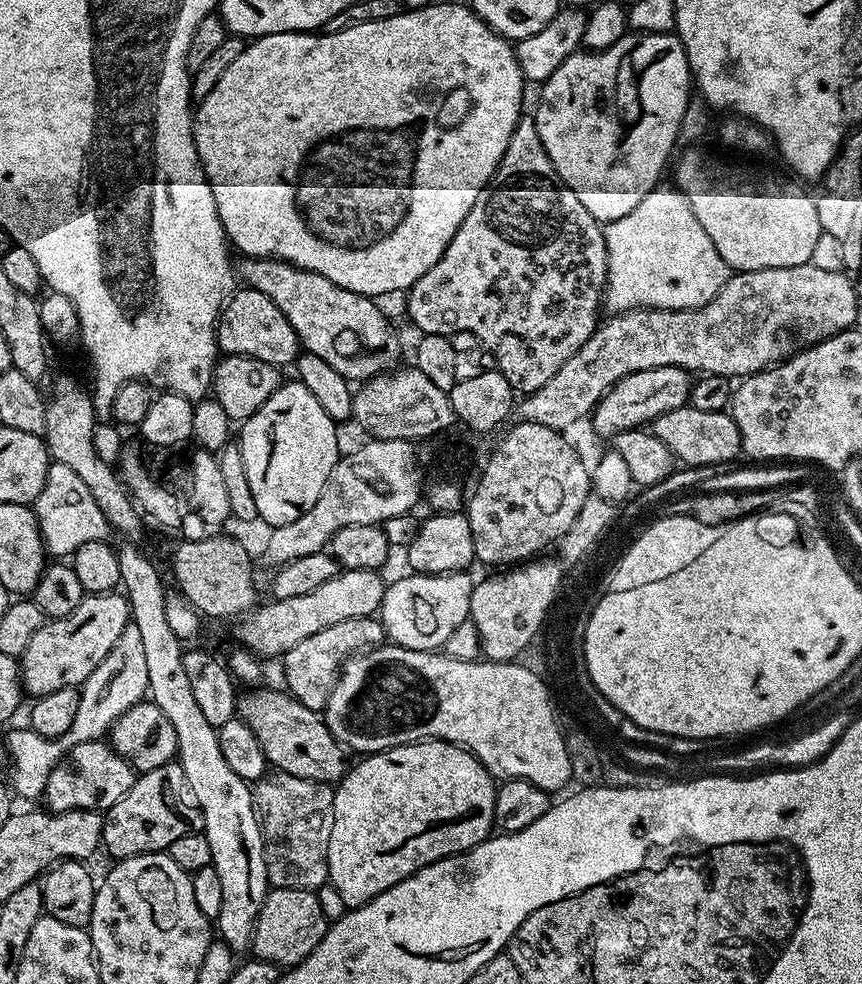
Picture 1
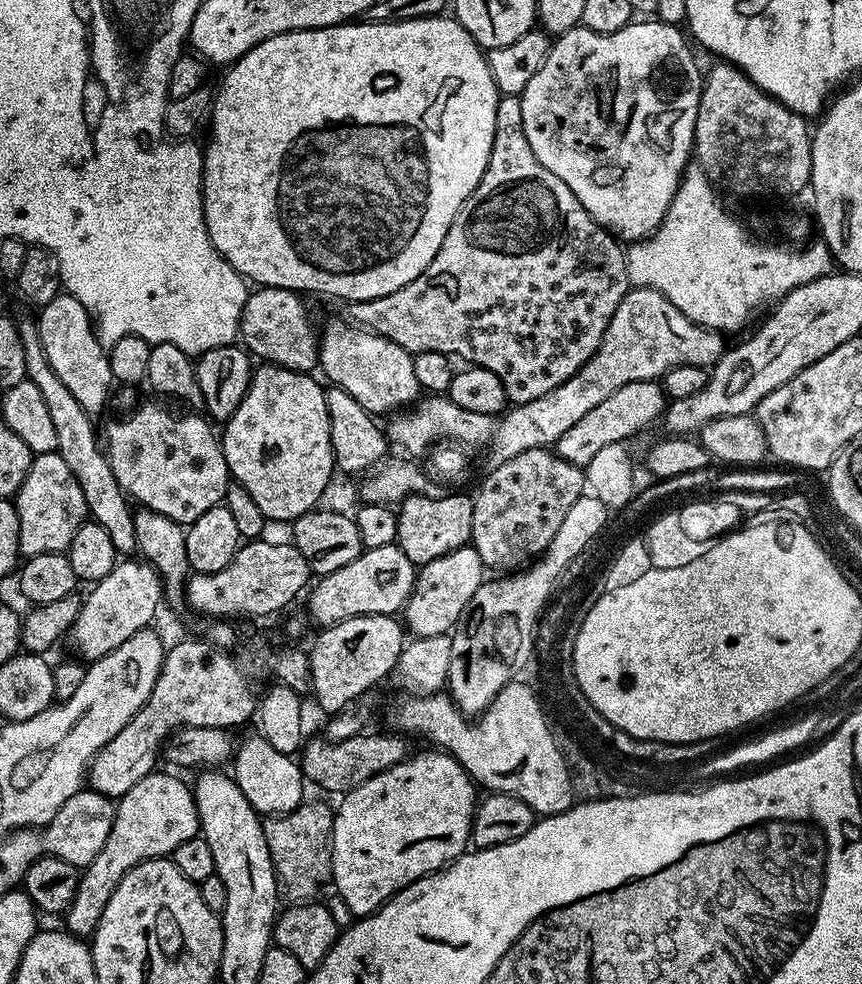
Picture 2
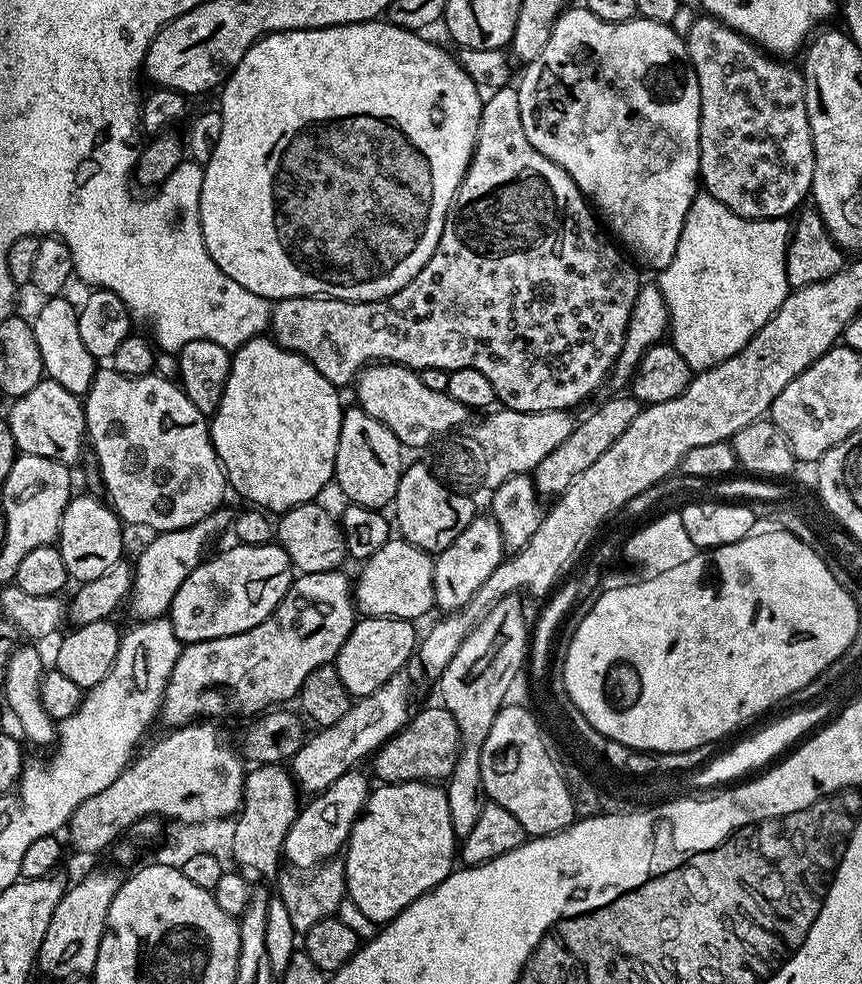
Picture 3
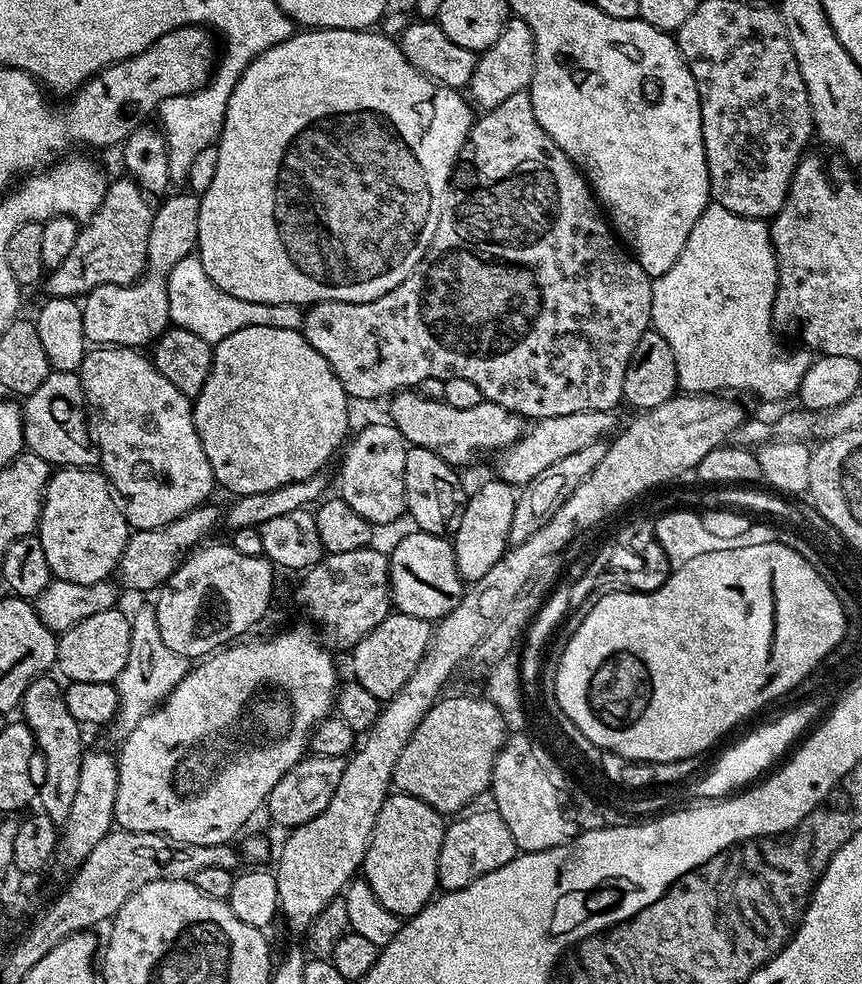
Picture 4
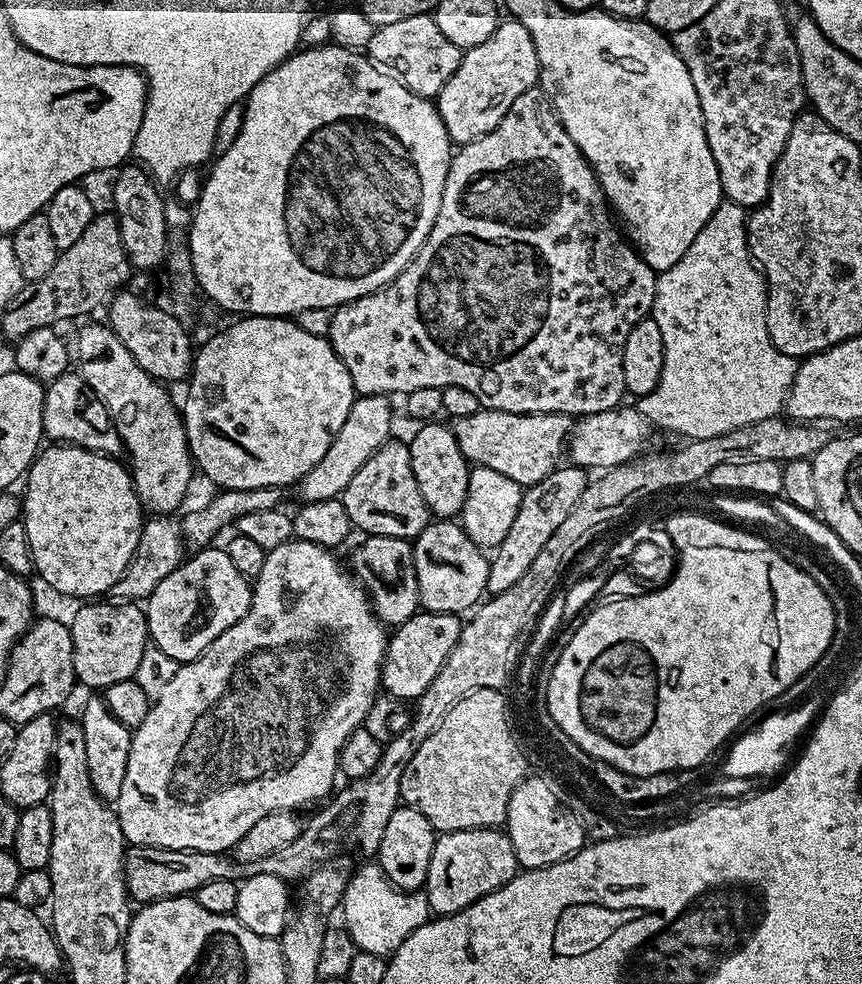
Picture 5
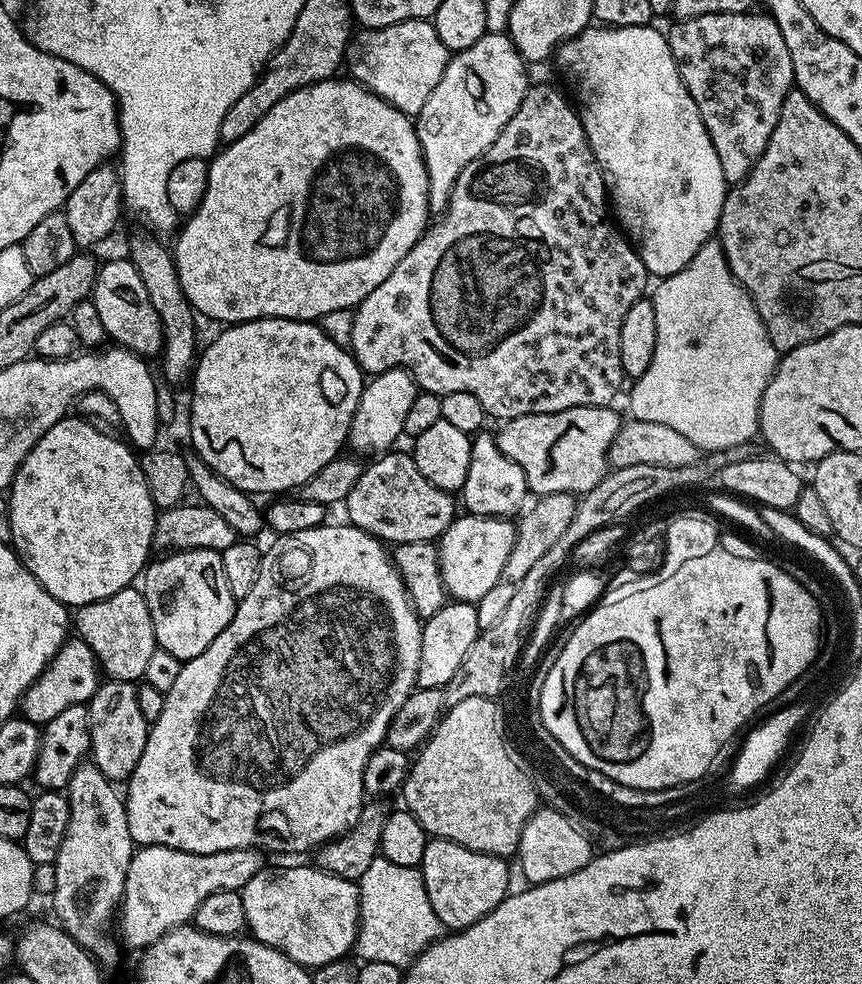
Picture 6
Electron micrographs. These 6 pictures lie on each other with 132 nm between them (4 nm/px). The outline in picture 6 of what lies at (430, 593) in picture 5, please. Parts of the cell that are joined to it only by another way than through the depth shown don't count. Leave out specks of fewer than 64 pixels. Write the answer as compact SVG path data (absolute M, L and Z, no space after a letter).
M457 515L438 541L444 591L453 601L475 602L498 582L510 550L514 550L516 524L498 516Z

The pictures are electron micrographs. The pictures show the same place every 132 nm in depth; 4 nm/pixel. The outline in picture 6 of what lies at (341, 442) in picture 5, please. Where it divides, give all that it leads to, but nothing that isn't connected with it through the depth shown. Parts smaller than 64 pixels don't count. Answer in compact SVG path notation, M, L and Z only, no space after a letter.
M391 368L371 377L358 398L358 406L350 422L347 447L356 454L361 454L360 452L383 454L389 451L395 445L392 443L404 436L406 414L414 403L417 391L416 380L404 368Z

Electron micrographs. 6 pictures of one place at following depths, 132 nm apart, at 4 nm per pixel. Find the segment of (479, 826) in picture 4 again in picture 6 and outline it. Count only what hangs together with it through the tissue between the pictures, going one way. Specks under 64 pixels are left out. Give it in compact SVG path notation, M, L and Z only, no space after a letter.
M429 839L419 869L426 886L426 898L430 898L430 906L434 906L434 914L438 914L441 925L448 930L459 930L486 918L486 914L509 895L508 864L503 856L466 850L466 846L458 846L458 842Z

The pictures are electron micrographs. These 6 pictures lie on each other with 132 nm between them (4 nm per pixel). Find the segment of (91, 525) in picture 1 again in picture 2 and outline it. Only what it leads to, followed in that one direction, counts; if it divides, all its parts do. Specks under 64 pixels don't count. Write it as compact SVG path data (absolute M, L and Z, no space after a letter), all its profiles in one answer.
M57 451L33 455L30 470L15 494L14 503L18 514L18 544L24 558L51 552L67 553L74 534L78 534L89 519L82 486L78 486L78 478L70 474L70 466L62 462Z

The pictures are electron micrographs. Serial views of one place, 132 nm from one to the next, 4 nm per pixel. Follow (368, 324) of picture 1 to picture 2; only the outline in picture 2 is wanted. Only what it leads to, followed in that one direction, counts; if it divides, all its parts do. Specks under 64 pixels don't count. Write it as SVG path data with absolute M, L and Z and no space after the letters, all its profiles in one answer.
M347 319L332 320L325 328L319 329L320 359L319 371L324 371L323 379L329 385L344 388L358 406L367 412L395 413L407 409L421 399L422 390L418 378L414 378L413 353L407 352L398 342L390 342L376 332Z

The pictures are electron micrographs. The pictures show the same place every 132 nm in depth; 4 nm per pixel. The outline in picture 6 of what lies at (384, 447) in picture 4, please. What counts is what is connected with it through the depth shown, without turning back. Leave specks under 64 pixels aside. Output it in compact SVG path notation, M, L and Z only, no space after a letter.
M396 451L377 455L373 459L376 461L372 465L369 463L358 482L354 482L354 490L350 490L346 501L347 523L392 546L423 540L439 541L440 535L458 515L452 501L455 500L453 493L443 492L438 486L426 482L414 458L407 451Z

